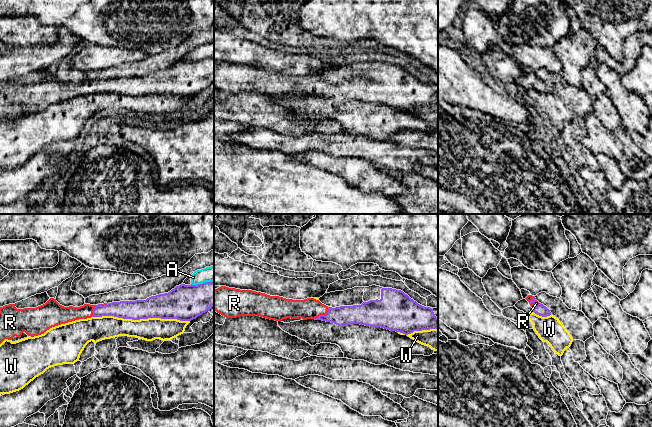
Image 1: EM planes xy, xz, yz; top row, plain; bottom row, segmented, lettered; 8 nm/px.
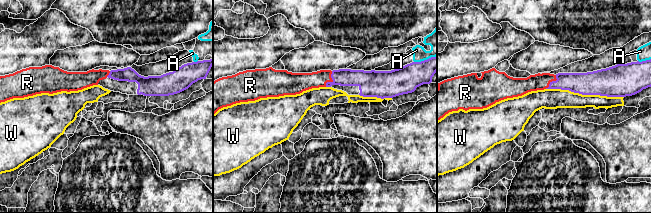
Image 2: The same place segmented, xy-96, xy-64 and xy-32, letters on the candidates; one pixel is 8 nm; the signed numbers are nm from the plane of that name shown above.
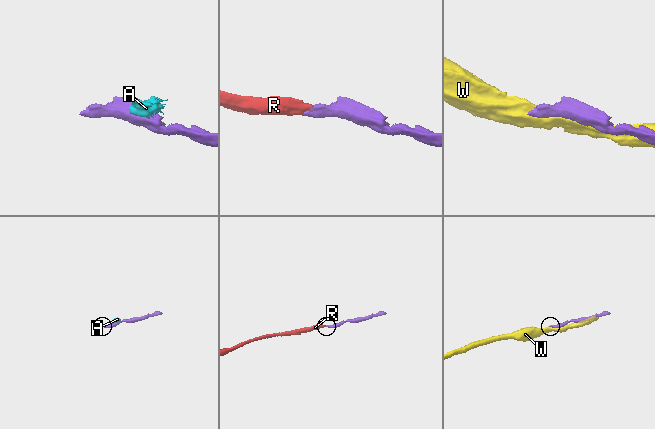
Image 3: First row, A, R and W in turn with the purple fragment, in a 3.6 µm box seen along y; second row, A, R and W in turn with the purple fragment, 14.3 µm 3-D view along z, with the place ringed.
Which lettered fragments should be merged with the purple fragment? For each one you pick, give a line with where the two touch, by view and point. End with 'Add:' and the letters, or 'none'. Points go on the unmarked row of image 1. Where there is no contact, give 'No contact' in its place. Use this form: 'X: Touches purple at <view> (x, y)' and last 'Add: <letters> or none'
R: Touches purple at xz (323, 91)
Add: R

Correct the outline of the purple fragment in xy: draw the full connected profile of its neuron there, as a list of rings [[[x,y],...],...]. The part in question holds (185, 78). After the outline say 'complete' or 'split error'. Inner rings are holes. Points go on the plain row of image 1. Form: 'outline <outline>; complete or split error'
outline [[[214,57],[198,61],[181,60],[168,69],[151,72],[146,76],[120,77],[98,81],[84,80],[80,83],[64,83],[56,75],[50,74],[45,80],[36,84],[17,85],[15,80],[0,83],[0,120],[5,116],[12,116],[14,112],[21,113],[25,108],[34,113],[44,110],[52,103],[91,93],[114,92],[123,95],[177,95],[191,97],[209,87],[214,82]]]; split error

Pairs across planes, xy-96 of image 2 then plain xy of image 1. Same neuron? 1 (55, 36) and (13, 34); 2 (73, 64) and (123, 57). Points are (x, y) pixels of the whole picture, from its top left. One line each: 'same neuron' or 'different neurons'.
1: different neurons
2: same neuron

